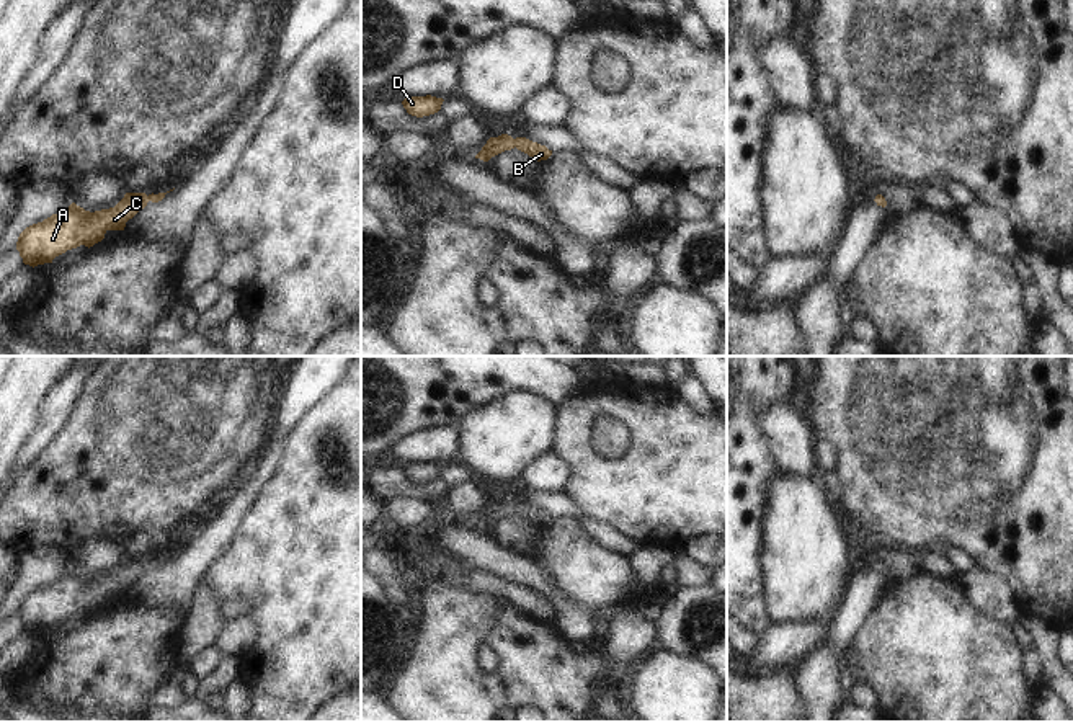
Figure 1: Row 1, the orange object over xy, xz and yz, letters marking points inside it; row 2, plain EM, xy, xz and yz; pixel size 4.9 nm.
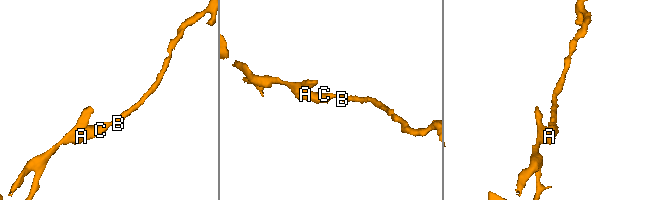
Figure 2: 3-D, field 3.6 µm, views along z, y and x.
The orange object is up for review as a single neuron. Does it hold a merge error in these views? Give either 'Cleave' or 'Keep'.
Keep

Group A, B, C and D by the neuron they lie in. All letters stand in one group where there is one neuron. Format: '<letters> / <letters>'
A B C D

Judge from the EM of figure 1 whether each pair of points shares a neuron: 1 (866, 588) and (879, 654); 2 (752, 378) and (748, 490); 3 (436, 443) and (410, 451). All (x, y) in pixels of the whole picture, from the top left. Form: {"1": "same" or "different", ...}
{"1": "different", "2": "same", "3": "same"}

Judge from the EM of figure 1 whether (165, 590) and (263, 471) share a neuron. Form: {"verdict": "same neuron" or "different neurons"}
{"verdict": "same neuron"}

